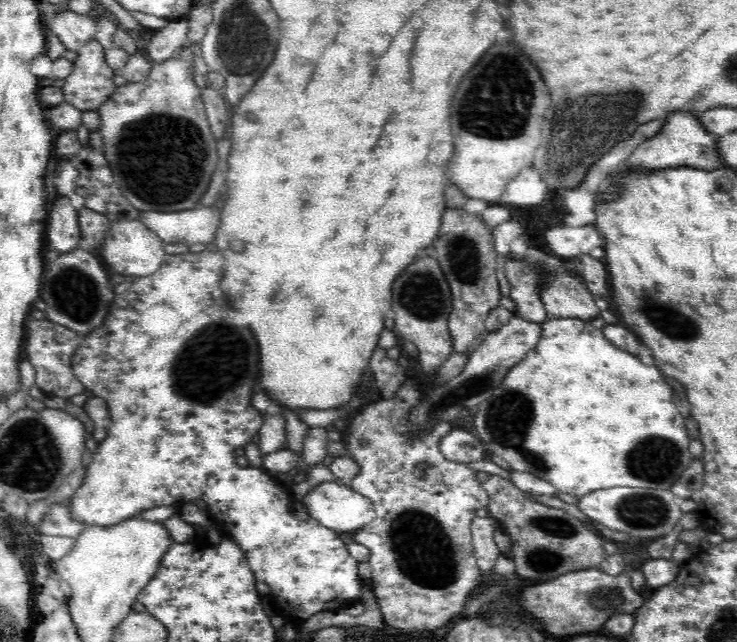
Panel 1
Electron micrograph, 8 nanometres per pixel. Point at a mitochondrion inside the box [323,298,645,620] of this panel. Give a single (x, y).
(509, 419)

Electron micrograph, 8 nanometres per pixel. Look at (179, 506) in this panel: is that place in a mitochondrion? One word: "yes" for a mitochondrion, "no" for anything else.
no

